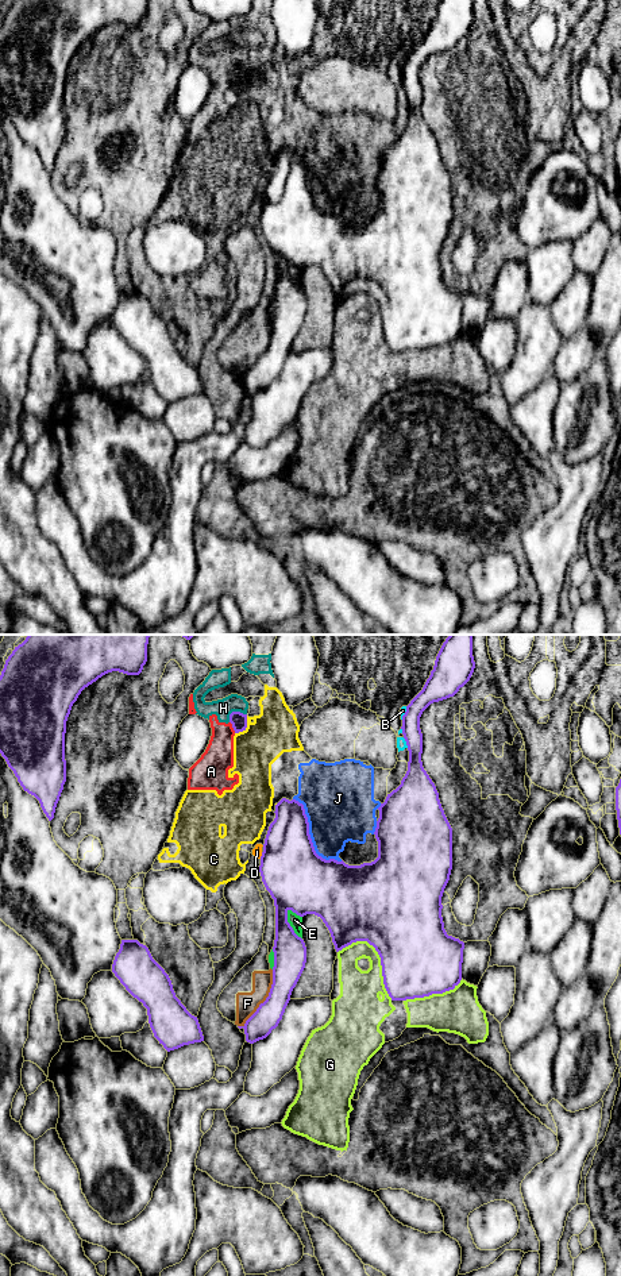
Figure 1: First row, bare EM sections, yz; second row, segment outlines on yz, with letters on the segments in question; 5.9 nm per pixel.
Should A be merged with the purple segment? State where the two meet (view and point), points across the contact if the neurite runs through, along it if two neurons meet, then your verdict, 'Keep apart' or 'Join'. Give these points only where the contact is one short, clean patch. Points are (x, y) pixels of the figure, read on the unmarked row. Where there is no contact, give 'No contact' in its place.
Touches purple at yz (232, 78). Boundary: yz (230, 73), (235, 84). Keep apart

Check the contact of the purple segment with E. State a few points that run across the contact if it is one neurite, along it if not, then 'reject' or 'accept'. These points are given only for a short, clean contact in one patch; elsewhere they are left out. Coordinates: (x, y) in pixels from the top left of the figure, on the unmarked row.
reject

